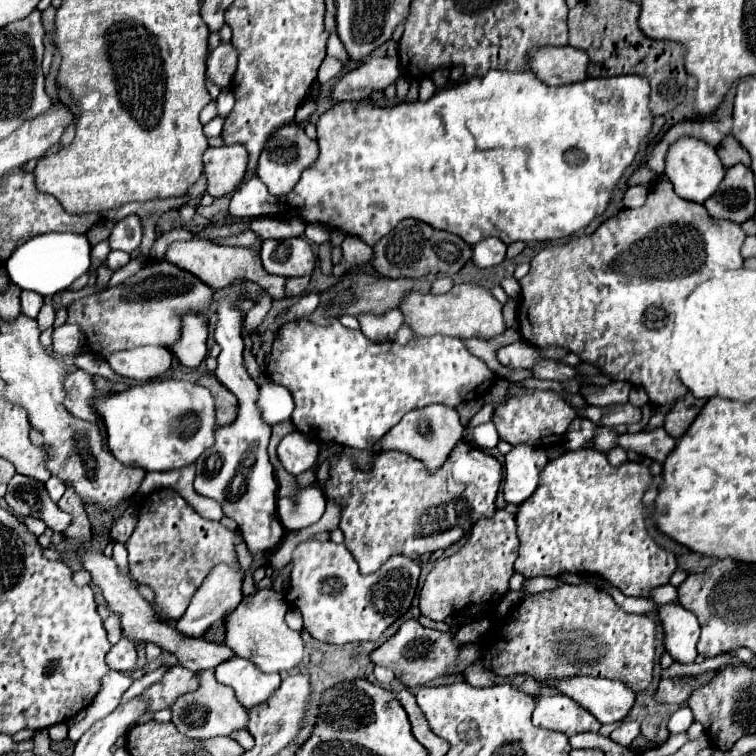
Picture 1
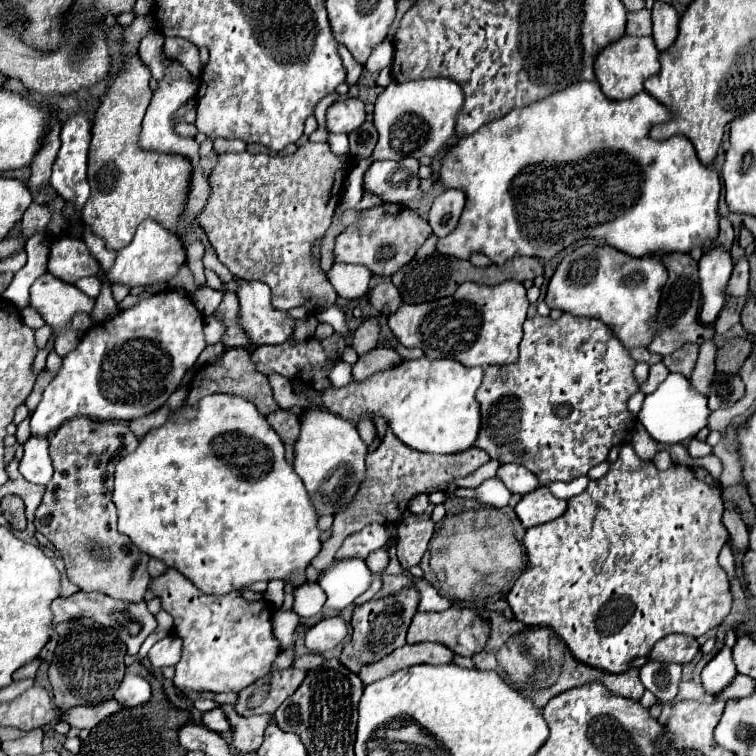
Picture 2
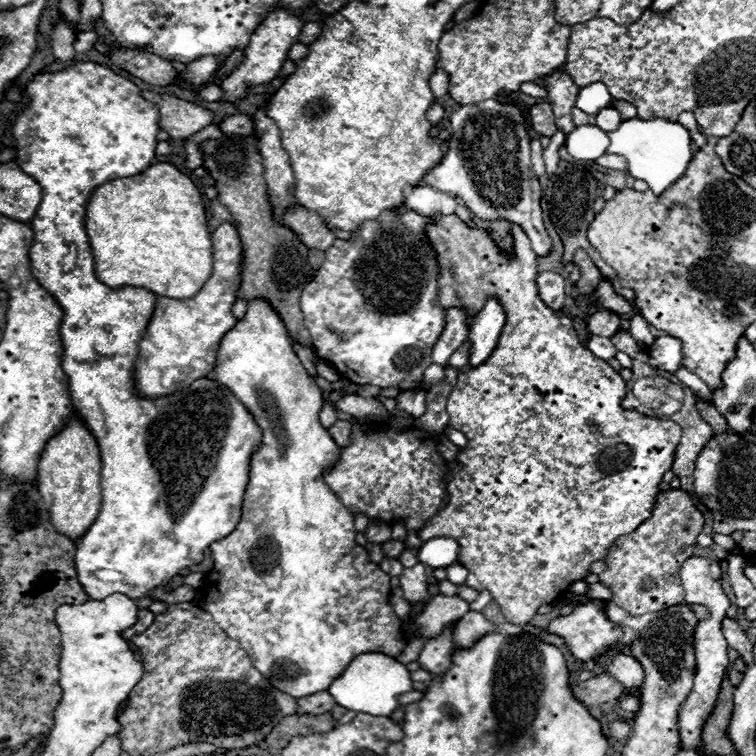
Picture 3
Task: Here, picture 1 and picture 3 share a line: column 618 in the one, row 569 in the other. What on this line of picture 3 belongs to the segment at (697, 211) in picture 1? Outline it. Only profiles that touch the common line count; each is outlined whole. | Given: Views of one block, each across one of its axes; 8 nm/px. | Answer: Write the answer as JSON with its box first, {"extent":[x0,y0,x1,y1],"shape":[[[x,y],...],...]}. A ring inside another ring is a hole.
{"extent":[200,300,404,698],"shape":[[[252,300],[248,304],[248,310],[244,314],[242,320],[236,322],[236,326],[232,330],[228,330],[228,334],[224,334],[224,338],[220,340],[218,346],[218,354],[216,354],[216,366],[214,366],[214,378],[224,384],[246,408],[248,412],[254,416],[254,422],[262,428],[262,442],[258,446],[258,450],[252,454],[250,458],[250,480],[246,486],[246,494],[244,494],[244,502],[242,502],[242,518],[236,526],[236,530],[232,534],[228,534],[228,538],[222,538],[220,542],[214,542],[210,546],[212,558],[214,558],[214,568],[210,574],[204,576],[200,592],[204,596],[204,602],[200,604],[200,608],[204,612],[208,612],[214,622],[218,622],[218,626],[234,640],[240,642],[240,646],[246,650],[246,654],[250,656],[254,668],[258,672],[262,672],[262,676],[278,690],[294,696],[294,698],[302,698],[308,694],[316,694],[322,690],[328,690],[328,686],[346,670],[346,666],[358,656],[358,654],[366,654],[366,652],[382,652],[386,656],[398,656],[404,650],[404,632],[400,630],[400,618],[394,614],[392,606],[388,604],[388,596],[390,596],[390,576],[386,572],[380,570],[378,564],[374,564],[368,556],[368,552],[358,546],[354,542],[356,538],[356,530],[354,530],[354,518],[350,514],[350,510],[342,504],[342,500],[332,492],[332,488],[324,482],[324,470],[332,468],[342,454],[342,448],[336,446],[336,442],[332,440],[332,436],[328,434],[326,428],[322,428],[320,420],[318,420],[318,412],[324,406],[324,398],[322,398],[322,390],[316,386],[316,382],[308,376],[308,372],[304,370],[304,366],[300,364],[298,356],[292,350],[290,344],[290,336],[288,330],[282,322],[282,318],[276,314],[276,310],[272,308],[272,304],[268,304],[266,300]],[[260,542],[274,542],[276,546],[258,546]]]}

